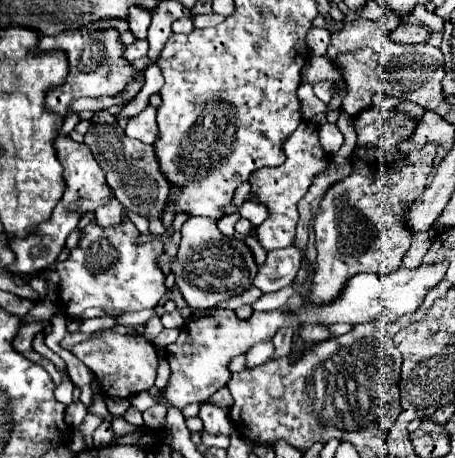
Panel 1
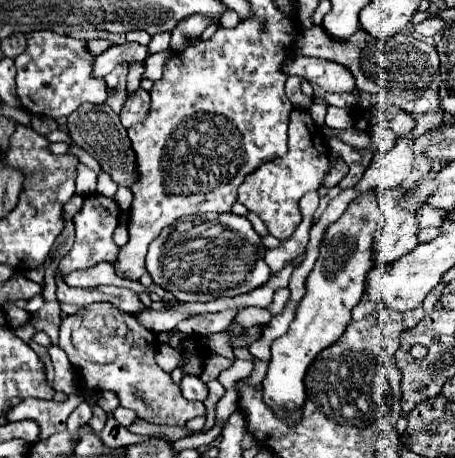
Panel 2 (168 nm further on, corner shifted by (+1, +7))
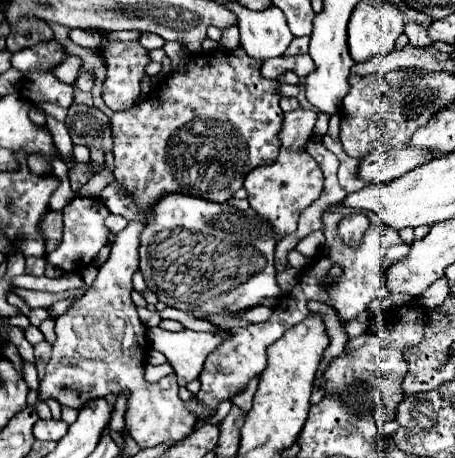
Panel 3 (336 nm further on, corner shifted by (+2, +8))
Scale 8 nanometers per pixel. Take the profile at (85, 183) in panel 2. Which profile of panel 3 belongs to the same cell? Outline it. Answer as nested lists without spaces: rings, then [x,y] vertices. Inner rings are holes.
[[[47,116],[47,128],[51,130],[53,140],[55,140],[59,152],[65,156],[65,160],[71,160],[71,156],[73,156],[73,142],[71,142],[71,136],[69,136],[65,124],[63,122],[57,122],[51,116]]]

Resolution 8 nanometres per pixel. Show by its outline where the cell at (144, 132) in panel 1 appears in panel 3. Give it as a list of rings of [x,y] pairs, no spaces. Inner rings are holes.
[[[139,42],[103,44],[107,62],[107,80],[103,100],[113,112],[125,112],[137,104],[141,96],[141,80],[149,64],[149,52]]]

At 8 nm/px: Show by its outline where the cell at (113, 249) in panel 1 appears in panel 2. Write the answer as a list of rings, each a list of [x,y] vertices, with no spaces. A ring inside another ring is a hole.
[[[98,193],[84,197],[82,209],[72,219],[72,223],[76,227],[74,245],[72,245],[70,253],[60,259],[60,273],[62,275],[66,275],[70,271],[78,271],[78,269],[90,269],[100,261],[108,261],[108,263],[114,261],[114,257],[118,255],[118,247],[112,241],[112,231],[118,227],[118,215],[120,215],[120,209],[114,199],[108,199]]]

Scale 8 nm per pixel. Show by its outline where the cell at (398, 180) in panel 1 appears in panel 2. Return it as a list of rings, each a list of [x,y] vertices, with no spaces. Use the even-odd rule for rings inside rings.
[[[368,191],[354,199],[342,217],[326,229],[320,257],[306,279],[306,295],[296,309],[296,317],[290,329],[272,343],[272,359],[262,381],[262,395],[264,402],[276,412],[298,413],[300,419],[306,401],[306,371],[316,355],[328,345],[334,345],[352,321],[352,307],[364,295],[366,275],[374,265],[374,233],[378,233],[380,227],[382,215],[378,197]]]

